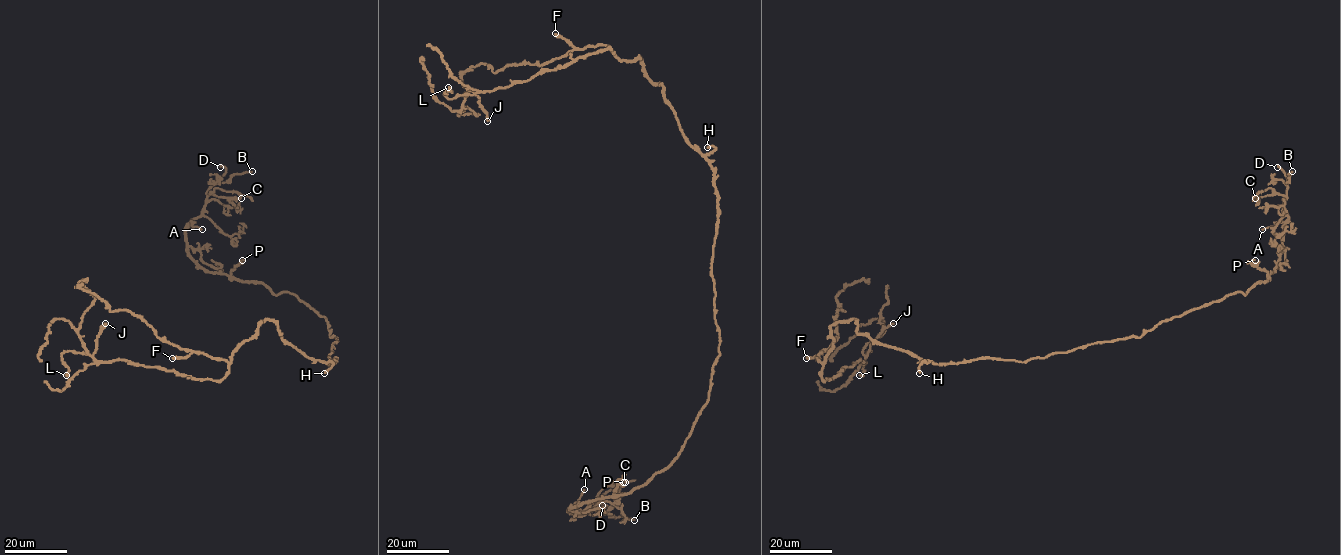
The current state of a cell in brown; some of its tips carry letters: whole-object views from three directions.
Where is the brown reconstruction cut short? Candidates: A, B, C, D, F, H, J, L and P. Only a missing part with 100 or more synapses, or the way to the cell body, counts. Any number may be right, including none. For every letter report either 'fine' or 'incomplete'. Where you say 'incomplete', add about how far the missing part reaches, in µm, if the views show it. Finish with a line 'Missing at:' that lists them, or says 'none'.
A: fine
B: fine
C: fine
D: incomplete; about 9 µm are missing
F: fine
H: fine
J: fine
L: fine
P: fine
Missing at: D

